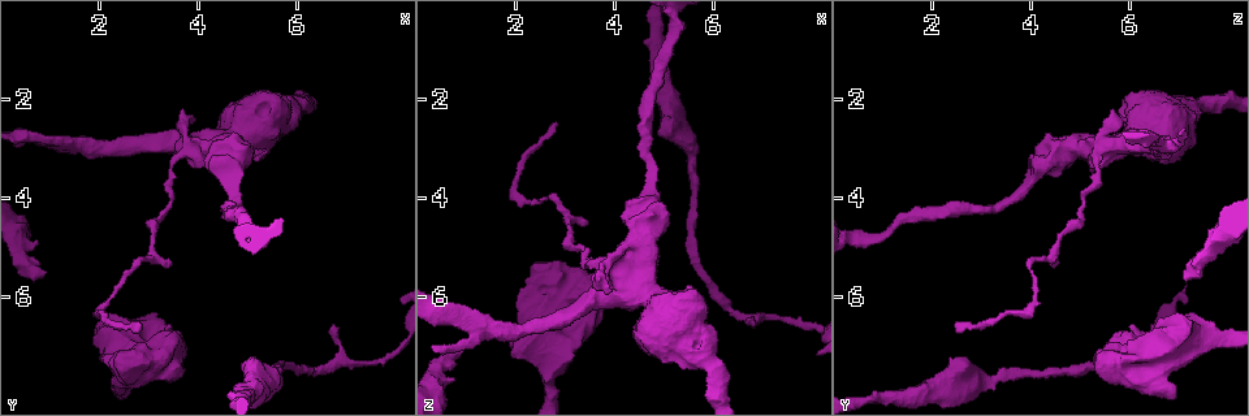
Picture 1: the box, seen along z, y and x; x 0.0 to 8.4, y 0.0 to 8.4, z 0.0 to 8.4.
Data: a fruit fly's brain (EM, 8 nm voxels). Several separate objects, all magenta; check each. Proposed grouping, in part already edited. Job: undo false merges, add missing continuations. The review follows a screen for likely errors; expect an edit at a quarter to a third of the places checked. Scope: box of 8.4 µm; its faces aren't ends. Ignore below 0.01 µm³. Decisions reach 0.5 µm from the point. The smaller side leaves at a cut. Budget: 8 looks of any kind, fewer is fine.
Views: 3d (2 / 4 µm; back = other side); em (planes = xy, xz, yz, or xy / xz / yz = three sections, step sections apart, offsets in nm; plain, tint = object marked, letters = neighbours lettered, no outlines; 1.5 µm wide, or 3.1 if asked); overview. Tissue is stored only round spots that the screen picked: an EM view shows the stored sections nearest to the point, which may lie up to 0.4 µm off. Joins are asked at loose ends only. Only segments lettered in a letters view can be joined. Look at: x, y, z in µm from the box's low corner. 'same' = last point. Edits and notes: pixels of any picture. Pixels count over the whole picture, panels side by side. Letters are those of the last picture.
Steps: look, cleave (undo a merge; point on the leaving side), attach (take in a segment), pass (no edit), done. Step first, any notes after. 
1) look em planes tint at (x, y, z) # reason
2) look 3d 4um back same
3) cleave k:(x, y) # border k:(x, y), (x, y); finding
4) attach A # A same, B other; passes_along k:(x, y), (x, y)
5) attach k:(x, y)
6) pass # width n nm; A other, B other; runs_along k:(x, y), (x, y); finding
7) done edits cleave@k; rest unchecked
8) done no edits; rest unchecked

look em planes letters at (0.95, 5.45, 7.15) # long arm stops here

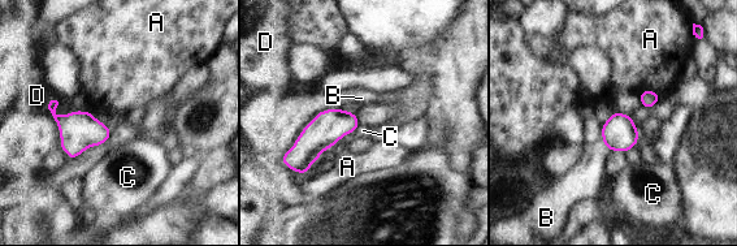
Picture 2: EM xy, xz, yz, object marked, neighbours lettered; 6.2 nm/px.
attach B # A other, B same, C other, D other; it goes on there

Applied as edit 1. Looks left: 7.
look em planes letters at (3.55, 6.90, 5.55) # thick end

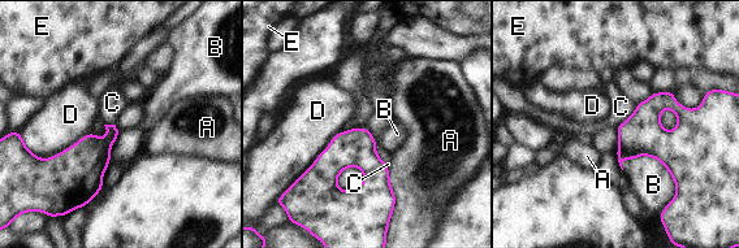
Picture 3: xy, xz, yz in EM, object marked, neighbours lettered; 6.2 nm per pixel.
pass # longest_contact D 440 nm; A other, B other, C other, D other, E other; border 3:(636, 104), (636, 108), (614, 127); no lettered segment goes on from it

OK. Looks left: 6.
look 3d 4um at (2.45, 7.85, 6.65) # sudden change in width

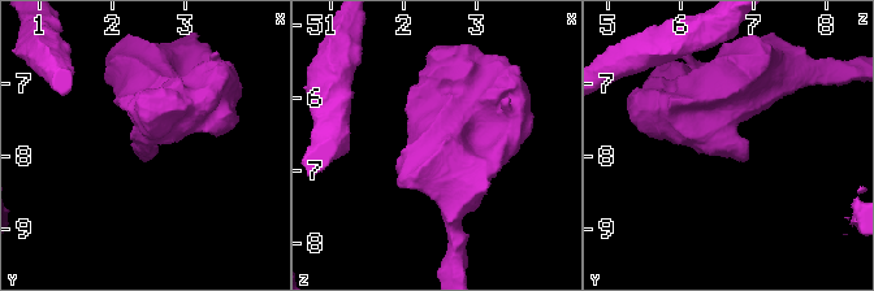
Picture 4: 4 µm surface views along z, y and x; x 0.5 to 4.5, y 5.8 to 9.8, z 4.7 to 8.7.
look em planes tint at (2.40, 7.80, 6.55)

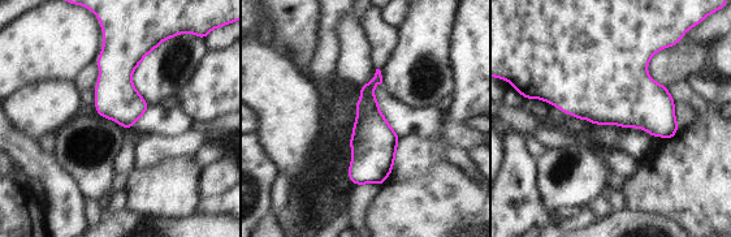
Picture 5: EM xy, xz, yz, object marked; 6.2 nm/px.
look em planes letters same

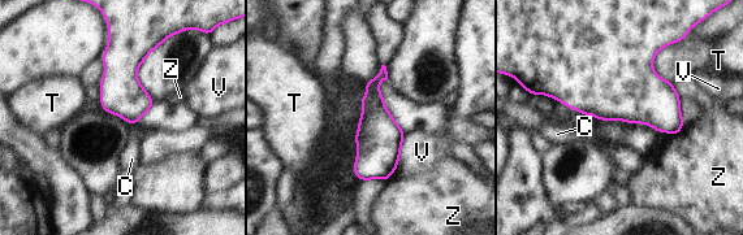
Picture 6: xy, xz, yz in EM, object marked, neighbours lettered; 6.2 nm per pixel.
pass # width 240 nm; C other, T other, V other, Z other; border 6:(672, 83), (681, 96); all the same cell

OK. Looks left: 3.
done edits attach@2; rest unchecked

